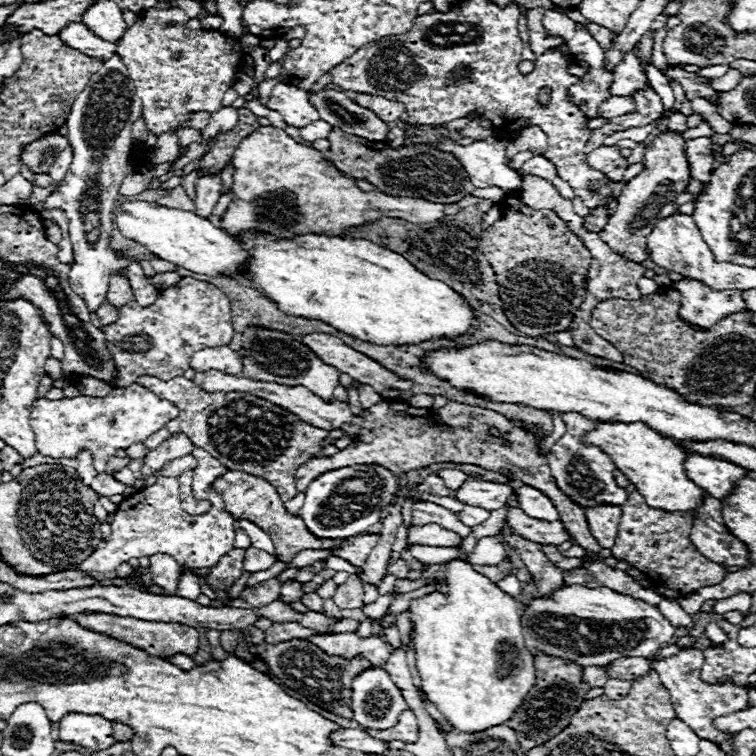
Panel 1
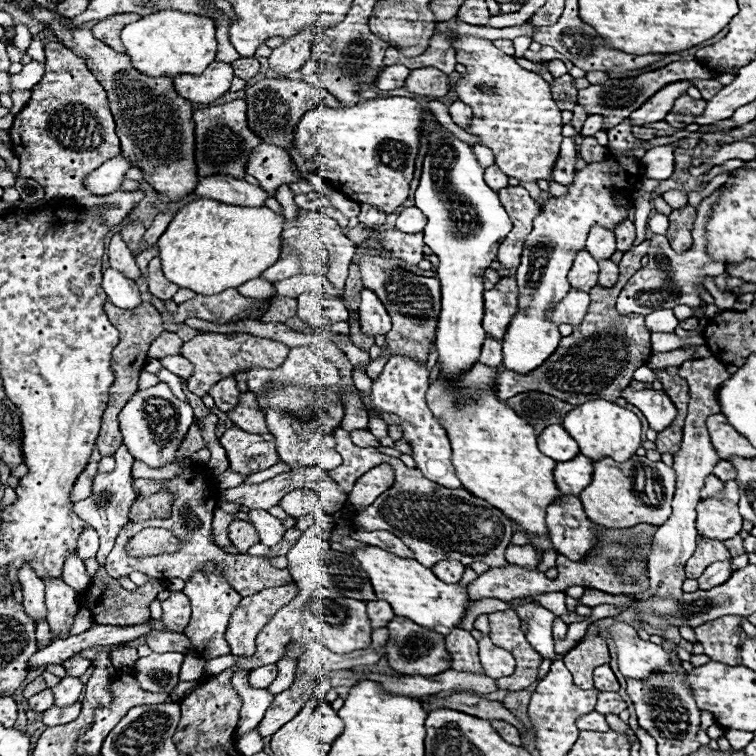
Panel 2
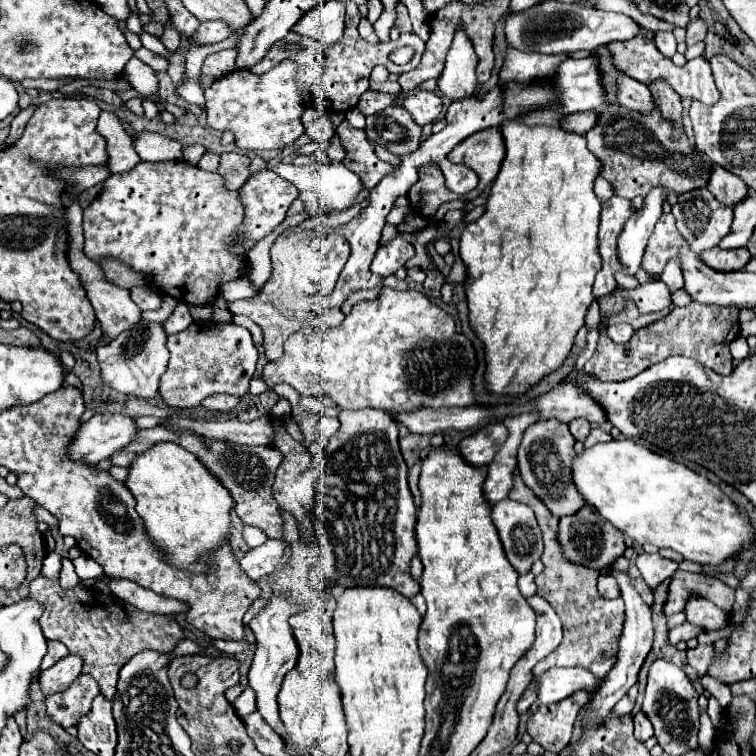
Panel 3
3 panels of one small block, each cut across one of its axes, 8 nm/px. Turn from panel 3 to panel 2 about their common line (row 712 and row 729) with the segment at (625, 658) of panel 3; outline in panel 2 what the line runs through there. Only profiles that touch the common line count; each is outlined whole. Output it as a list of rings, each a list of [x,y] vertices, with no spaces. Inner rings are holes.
[[[596,710],[590,712],[590,714],[580,716],[580,720],[576,720],[576,726],[578,726],[578,730],[596,730],[596,732],[606,732],[610,728],[606,724],[604,714],[600,714]]]

